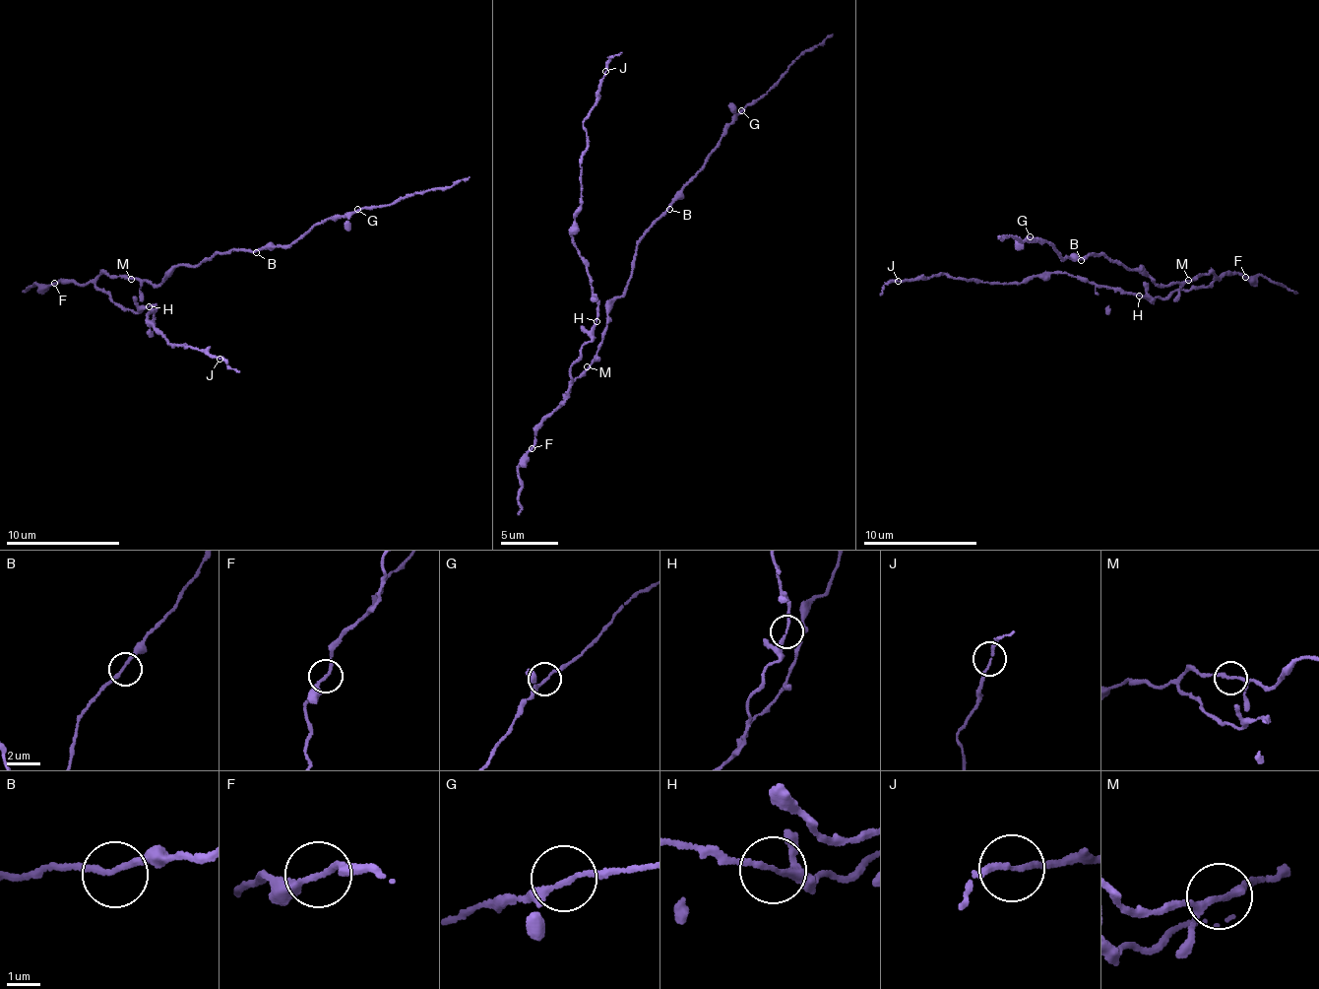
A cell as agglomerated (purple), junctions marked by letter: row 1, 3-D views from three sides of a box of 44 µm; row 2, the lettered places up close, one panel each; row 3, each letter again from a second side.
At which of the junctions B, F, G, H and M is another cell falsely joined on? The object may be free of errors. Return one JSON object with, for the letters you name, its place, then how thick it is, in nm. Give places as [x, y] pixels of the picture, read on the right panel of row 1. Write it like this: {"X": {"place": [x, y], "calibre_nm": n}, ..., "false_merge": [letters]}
{"false_merge": []}

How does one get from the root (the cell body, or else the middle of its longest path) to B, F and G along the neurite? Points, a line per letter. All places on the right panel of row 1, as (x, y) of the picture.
B: (1189, 281), (1161, 287), (1141, 267), (1129, 270), (1102, 254), (1090, 255), (1081, 260)
F: (1189, 281), (1209, 272), (1219, 279), (1230, 273), (1245, 277)
G: (1189, 281), (1161, 287), (1141, 267), (1129, 270), (1102, 254), (1066, 260), (1057, 249), (1030, 236)

